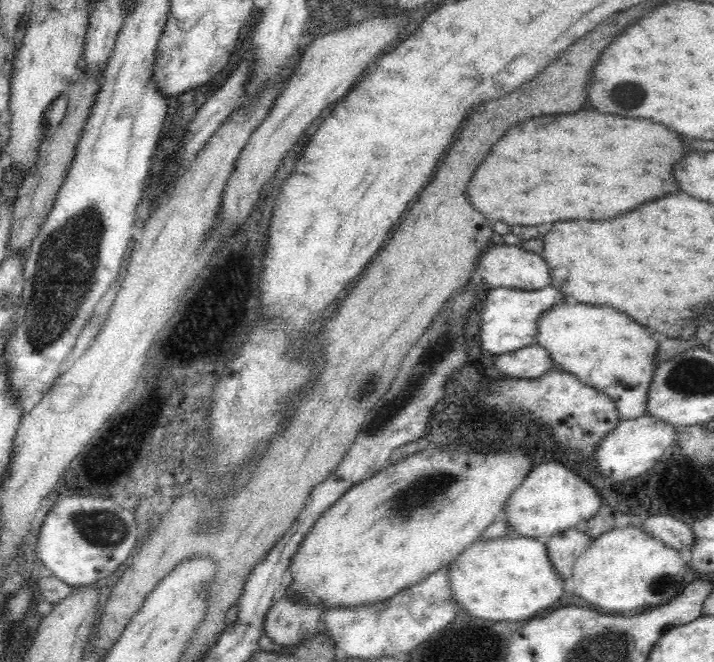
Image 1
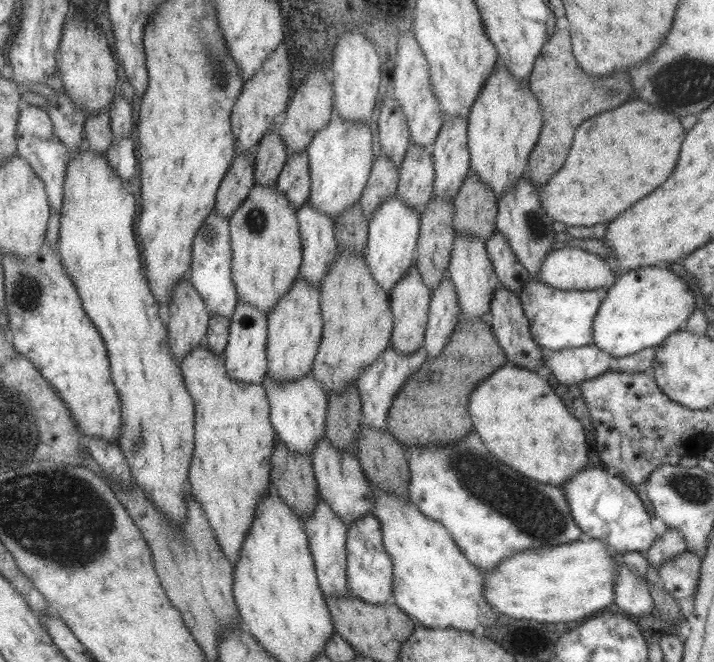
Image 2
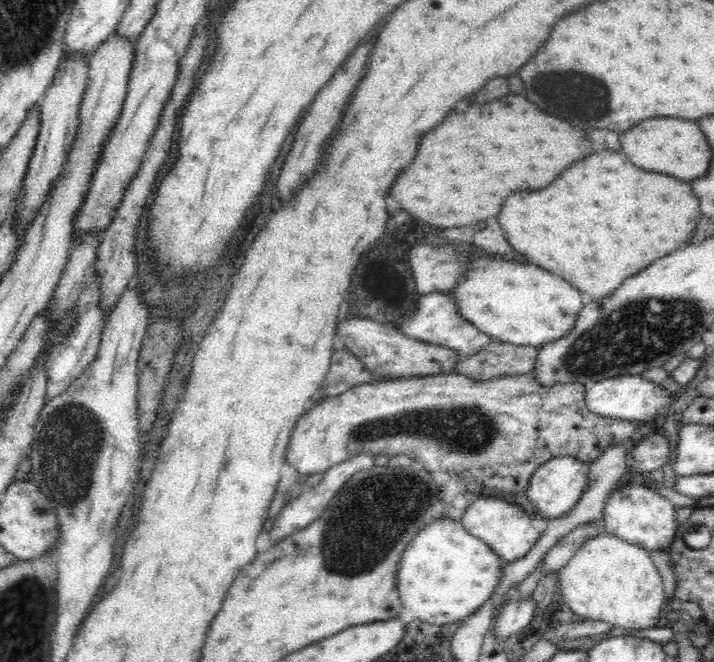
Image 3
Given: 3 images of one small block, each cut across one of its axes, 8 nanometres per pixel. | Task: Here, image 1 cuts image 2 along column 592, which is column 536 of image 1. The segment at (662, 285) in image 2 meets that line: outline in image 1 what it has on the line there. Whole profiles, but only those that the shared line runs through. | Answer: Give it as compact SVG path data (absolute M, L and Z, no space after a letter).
M564 300L541 315L536 331L535 344L549 353L554 369L574 374L606 393L616 404L620 422L646 414L646 392L657 366L653 357L658 346L649 328L611 307Z

